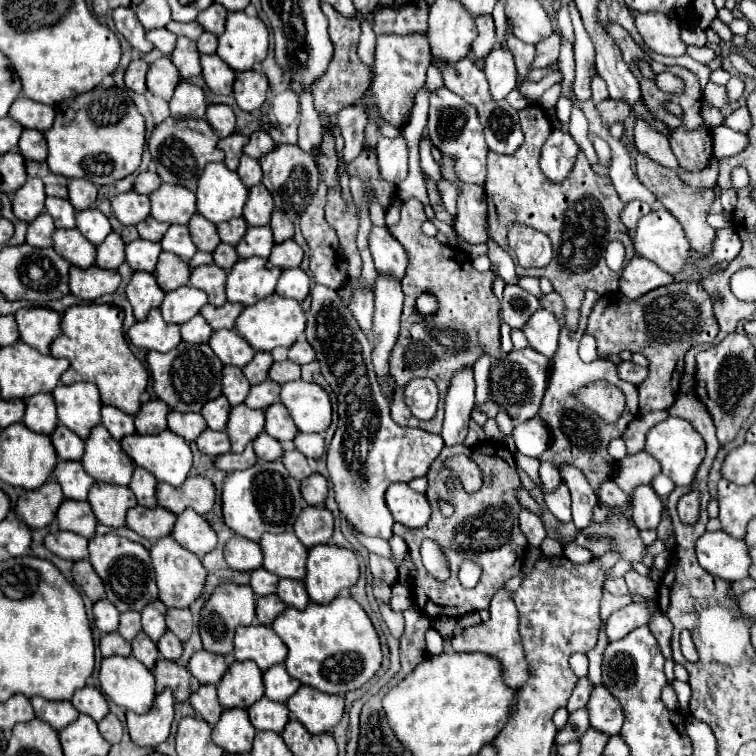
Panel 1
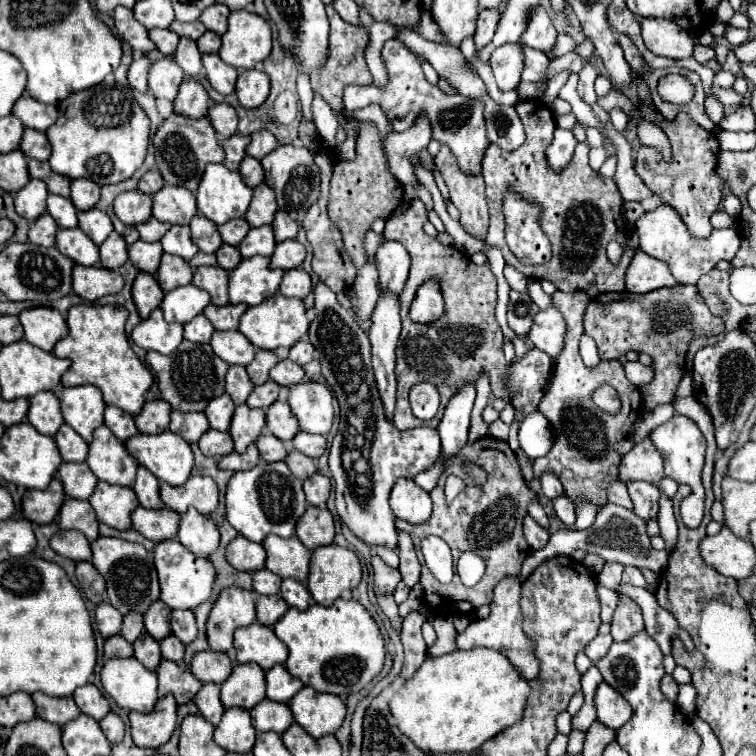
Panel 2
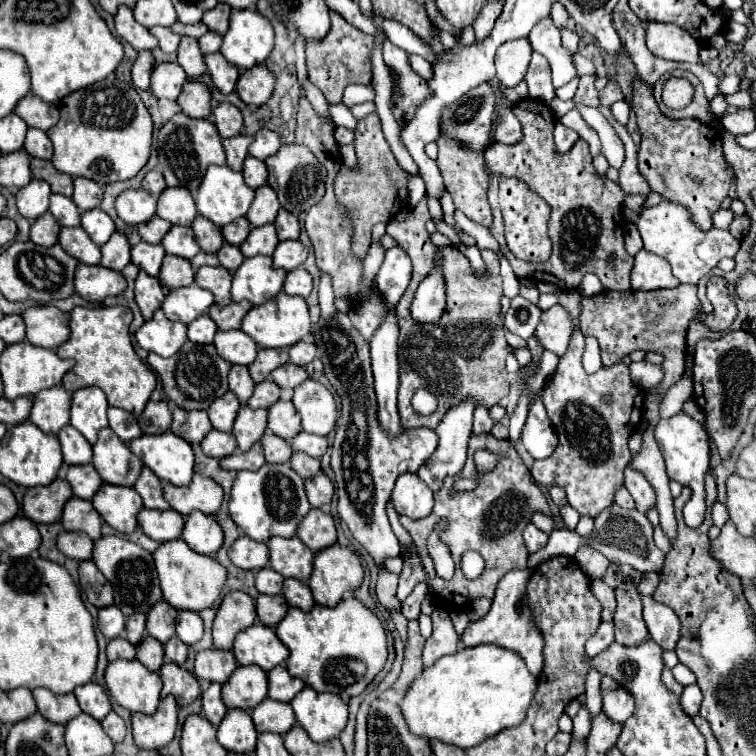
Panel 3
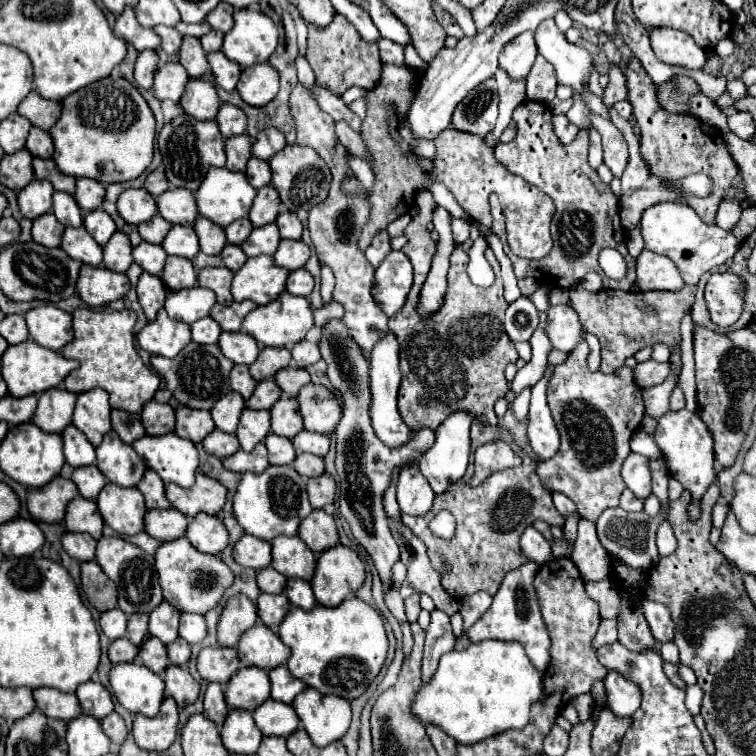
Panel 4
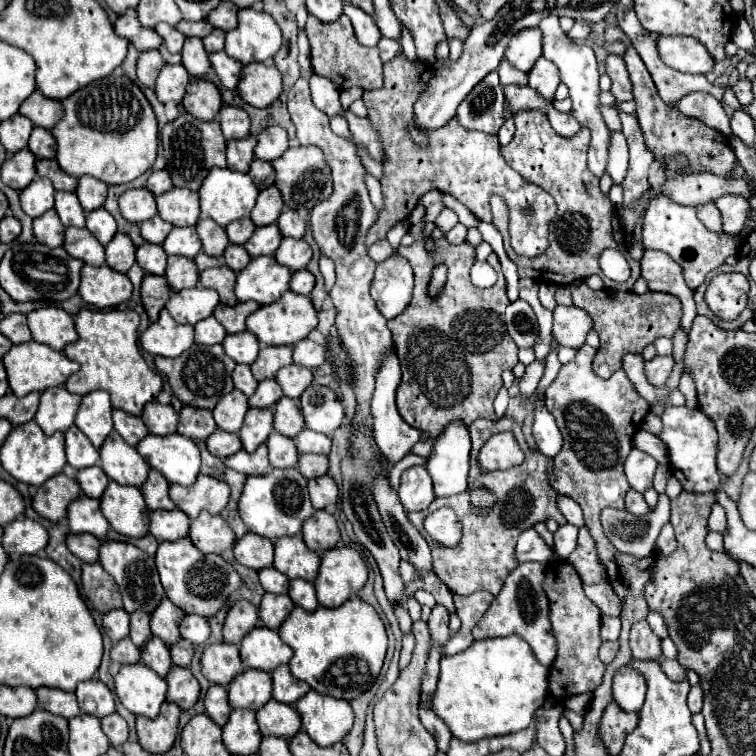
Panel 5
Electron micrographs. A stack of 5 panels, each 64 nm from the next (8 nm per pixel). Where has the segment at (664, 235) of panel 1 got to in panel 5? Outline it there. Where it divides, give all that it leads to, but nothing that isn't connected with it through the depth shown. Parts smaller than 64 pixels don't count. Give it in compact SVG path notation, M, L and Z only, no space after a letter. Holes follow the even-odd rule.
M656 196L644 214L642 244L645 249L660 250L669 254L683 269L684 280L696 290L708 272L724 264L728 256L738 252L738 244L726 244L726 234L710 232L696 216L696 208L680 206L666 196Z

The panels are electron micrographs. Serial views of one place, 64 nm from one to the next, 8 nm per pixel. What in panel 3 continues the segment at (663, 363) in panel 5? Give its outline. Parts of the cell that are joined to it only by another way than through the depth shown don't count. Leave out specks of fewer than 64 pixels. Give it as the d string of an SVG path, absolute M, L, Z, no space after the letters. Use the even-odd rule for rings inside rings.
M642 360L642 362L632 362L628 368L630 368L632 382L646 392L652 390L662 380L662 370L656 364L650 364L650 362Z

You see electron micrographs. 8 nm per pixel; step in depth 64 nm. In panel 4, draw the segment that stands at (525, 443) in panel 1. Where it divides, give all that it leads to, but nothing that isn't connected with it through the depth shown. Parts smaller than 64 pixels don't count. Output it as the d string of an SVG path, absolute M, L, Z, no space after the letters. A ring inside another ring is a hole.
M554 368L544 372L542 380L532 386L532 400L530 400L530 414L528 414L528 442L538 460L548 460L560 448L560 436L556 424L550 416L550 408L546 404L546 386L552 378Z

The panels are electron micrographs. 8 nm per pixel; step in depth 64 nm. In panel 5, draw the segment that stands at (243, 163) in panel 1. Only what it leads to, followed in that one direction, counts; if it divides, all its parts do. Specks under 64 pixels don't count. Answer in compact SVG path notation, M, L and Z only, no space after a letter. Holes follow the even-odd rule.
M254 158L252 164L250 164L250 172L248 174L252 176L252 182L256 184L258 190L268 188L268 186L274 184L274 168L272 168L270 162Z

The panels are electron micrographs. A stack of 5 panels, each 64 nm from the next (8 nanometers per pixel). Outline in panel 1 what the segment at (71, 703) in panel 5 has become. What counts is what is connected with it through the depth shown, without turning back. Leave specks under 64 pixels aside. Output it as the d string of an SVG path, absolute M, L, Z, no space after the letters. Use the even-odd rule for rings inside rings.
M32 698L32 708L36 718L52 724L52 728L62 730L64 726L72 724L72 720L78 718L76 708L70 702L54 702L54 700L44 700L44 698Z

